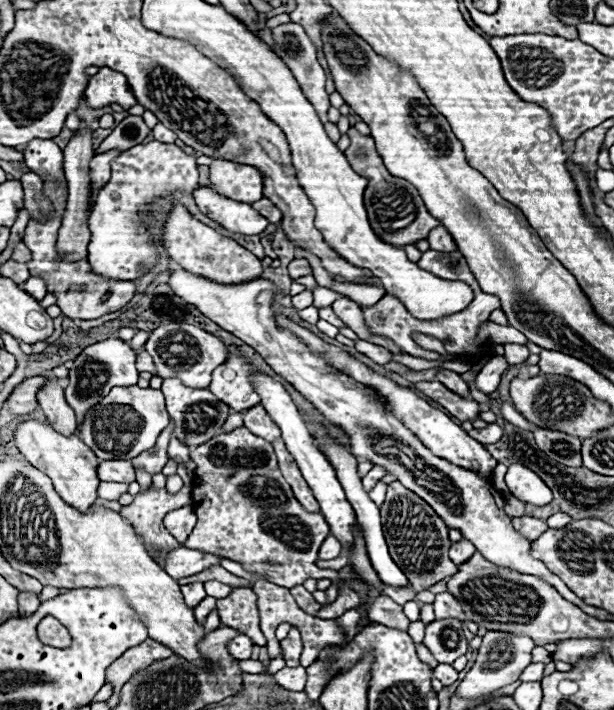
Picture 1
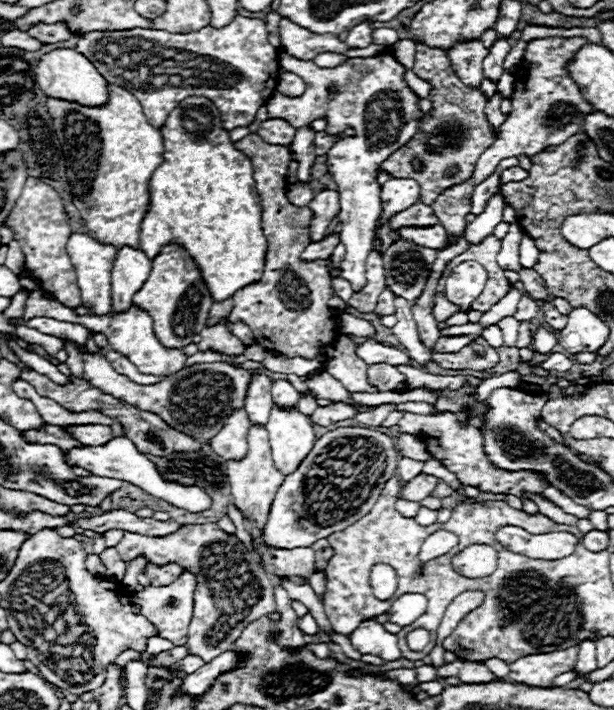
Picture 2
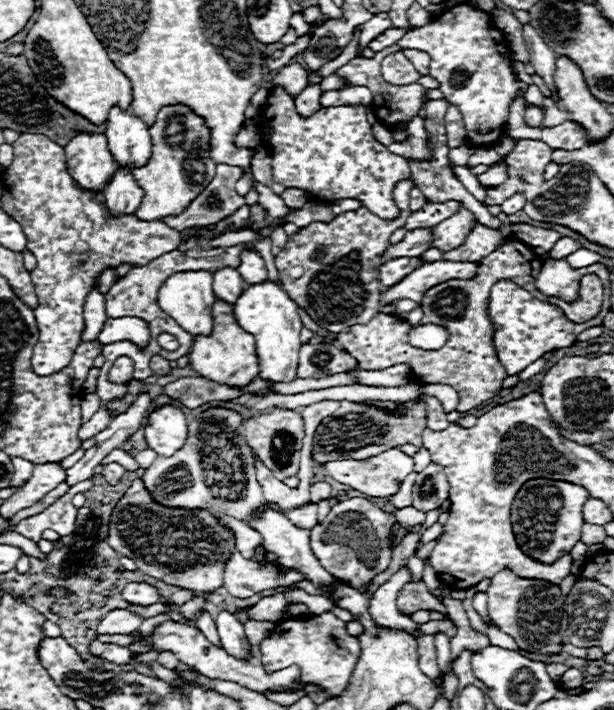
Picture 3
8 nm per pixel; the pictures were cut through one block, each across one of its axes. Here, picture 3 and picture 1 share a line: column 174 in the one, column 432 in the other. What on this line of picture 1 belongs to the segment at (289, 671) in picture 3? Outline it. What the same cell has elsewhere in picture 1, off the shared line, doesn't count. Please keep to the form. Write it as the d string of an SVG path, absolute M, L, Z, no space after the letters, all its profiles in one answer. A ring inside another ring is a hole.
M454 618L430 622L426 626L424 646L432 652L432 656L440 664L452 664L456 658L460 658L460 656L464 656L468 652L468 640L464 638L464 630L460 628L460 620L454 620ZM450 636L456 640L454 648L446 646L446 640Z

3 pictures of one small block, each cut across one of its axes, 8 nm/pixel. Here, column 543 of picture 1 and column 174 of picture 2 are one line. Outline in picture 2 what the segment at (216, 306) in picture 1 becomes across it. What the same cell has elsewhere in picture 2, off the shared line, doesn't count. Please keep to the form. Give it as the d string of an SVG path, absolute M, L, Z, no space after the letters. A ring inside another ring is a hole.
M148 562L148 566L144 568L144 574L150 578L152 586L166 586L166 584L174 582L182 572L184 572L184 568L174 562L168 562L164 566L156 566L156 564Z

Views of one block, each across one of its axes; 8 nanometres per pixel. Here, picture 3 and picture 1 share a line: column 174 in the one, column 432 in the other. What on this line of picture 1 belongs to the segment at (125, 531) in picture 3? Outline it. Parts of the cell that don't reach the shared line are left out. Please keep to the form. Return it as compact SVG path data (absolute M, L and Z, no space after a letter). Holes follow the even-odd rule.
M400 482L388 484L386 490L386 500L380 506L380 516L382 516L382 526L384 526L384 536L390 546L390 556L394 562L410 576L410 586L416 592L424 592L430 586L438 584L444 578L450 578L456 574L458 566L448 558L448 528L440 520L440 516L416 494L412 494L408 488L404 488ZM416 540L420 544L416 546ZM420 558L420 566L418 566Z

